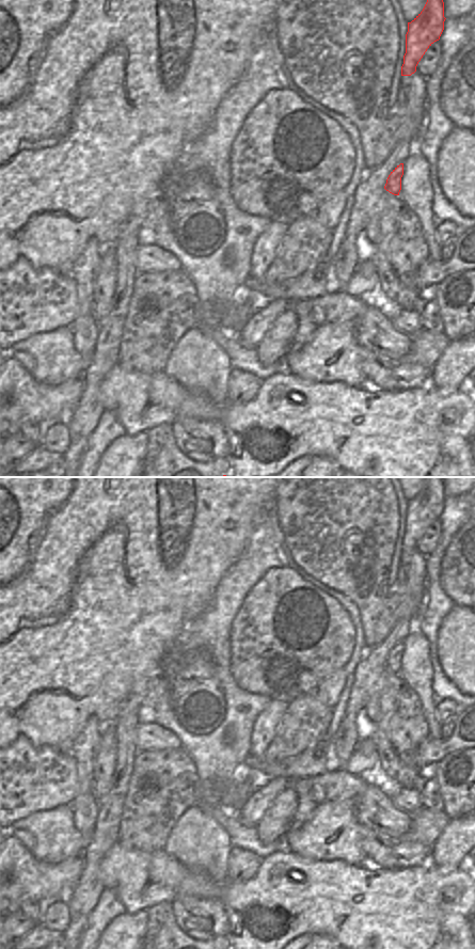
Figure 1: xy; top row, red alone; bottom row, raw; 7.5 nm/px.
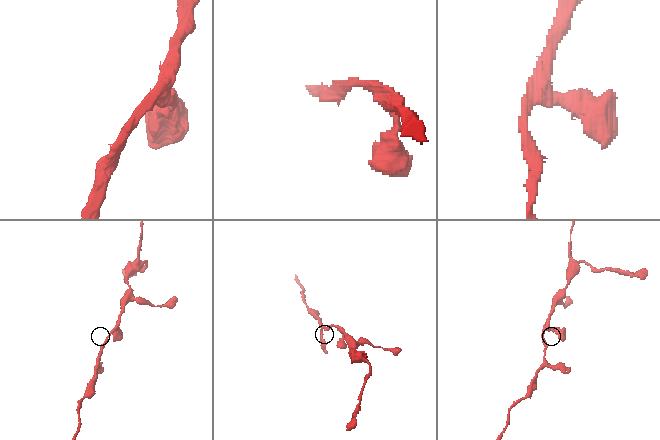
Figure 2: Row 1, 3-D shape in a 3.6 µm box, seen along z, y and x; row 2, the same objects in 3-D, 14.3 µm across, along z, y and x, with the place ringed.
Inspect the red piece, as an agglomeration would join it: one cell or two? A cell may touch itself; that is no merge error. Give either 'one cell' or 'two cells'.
one cell

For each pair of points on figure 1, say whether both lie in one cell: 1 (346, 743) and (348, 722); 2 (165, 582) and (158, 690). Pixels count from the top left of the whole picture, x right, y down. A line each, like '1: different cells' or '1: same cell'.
1: same cell
2: different cells

